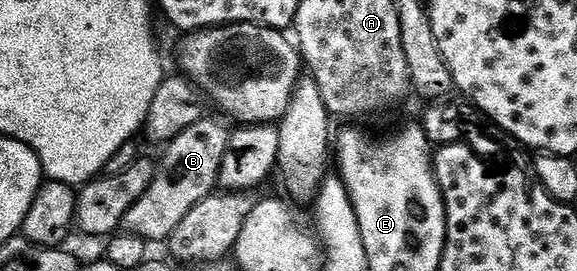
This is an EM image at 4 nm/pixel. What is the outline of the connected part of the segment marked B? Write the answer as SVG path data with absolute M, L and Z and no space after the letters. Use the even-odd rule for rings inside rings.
M202 117L201 121L179 132L179 136L172 138L164 147L165 155L161 162L159 158L151 186L127 212L123 226L128 233L145 239L149 244L164 243L171 232L179 228L183 216L187 216L199 200L214 193L220 181L223 155L233 131L226 119L217 118Z

